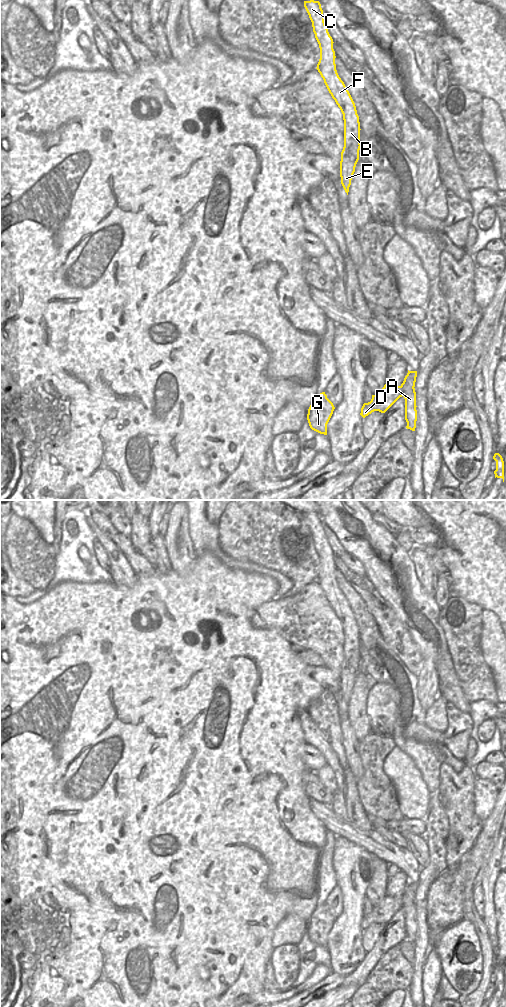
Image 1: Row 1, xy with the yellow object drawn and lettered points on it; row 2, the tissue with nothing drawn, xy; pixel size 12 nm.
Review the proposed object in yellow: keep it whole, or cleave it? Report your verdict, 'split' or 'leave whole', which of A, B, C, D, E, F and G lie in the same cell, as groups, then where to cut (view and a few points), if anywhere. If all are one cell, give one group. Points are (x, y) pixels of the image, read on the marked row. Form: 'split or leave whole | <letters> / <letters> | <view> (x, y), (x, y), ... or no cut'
split | A B C E F / D G | xy (413, 387), (402, 395)

